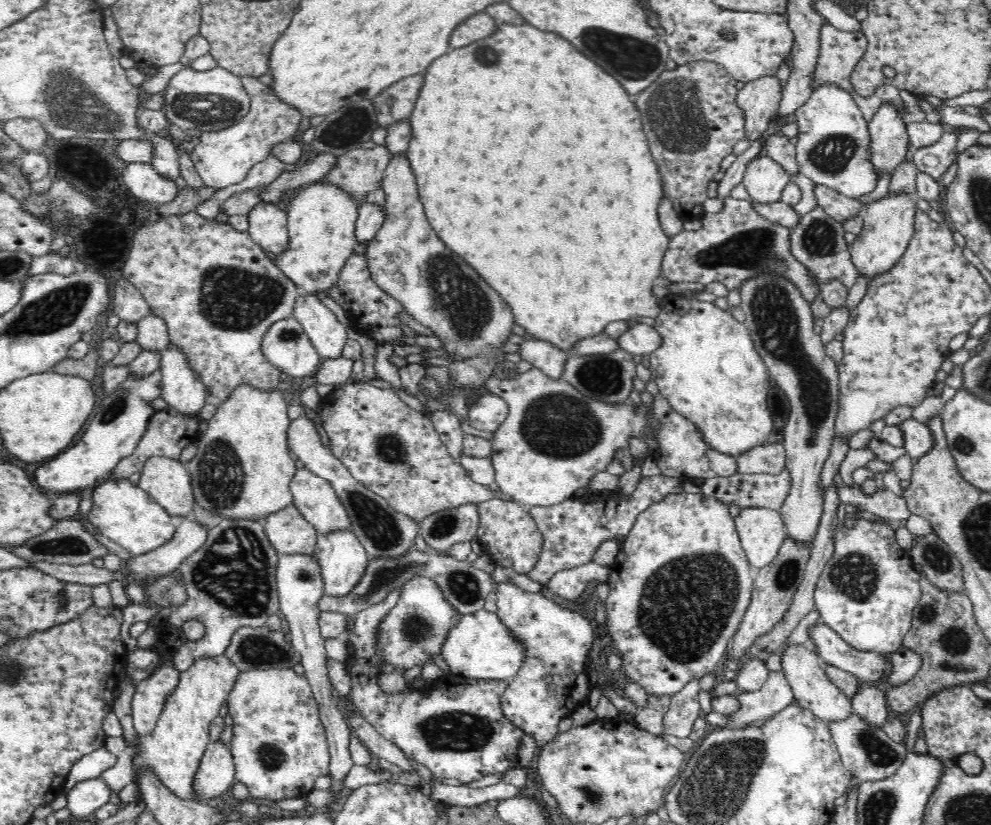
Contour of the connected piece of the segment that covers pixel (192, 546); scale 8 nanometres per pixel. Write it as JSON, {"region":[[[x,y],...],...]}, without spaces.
{"region":[[[187,517],[176,527],[175,535],[169,543],[145,555],[134,555],[133,561],[126,563],[130,578],[143,583],[178,571],[186,558],[193,555],[207,541],[208,535],[208,527]]]}

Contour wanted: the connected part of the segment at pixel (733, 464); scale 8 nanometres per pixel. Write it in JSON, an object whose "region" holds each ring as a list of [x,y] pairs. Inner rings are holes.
{"region":[[[663,396],[654,400],[654,414],[660,420],[661,427],[657,430],[660,450],[653,457],[658,462],[661,474],[677,479],[695,480],[696,478],[729,477],[739,472],[736,458],[713,450],[704,442],[703,435],[695,423],[689,422],[675,412]]]}

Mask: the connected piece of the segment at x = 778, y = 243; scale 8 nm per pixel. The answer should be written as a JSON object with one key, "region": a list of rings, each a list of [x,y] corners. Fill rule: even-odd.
{"region":[[[731,197],[722,199],[723,211],[704,214],[702,230],[692,232],[684,229],[670,237],[668,250],[662,259],[664,280],[670,283],[700,282],[705,286],[717,282],[726,286],[728,292],[735,290],[740,293],[742,283],[769,272],[770,275],[782,275],[796,285],[810,306],[818,303],[816,298],[821,294],[822,282],[813,280],[813,273],[793,256],[790,228],[764,218],[755,210],[752,201]]]}

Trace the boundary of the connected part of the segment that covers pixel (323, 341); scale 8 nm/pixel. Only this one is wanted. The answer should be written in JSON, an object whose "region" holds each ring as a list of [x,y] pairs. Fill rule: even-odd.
{"region":[[[300,294],[293,306],[293,316],[303,326],[322,360],[342,357],[348,340],[346,326],[338,321],[336,315],[316,297],[316,294]]]}

